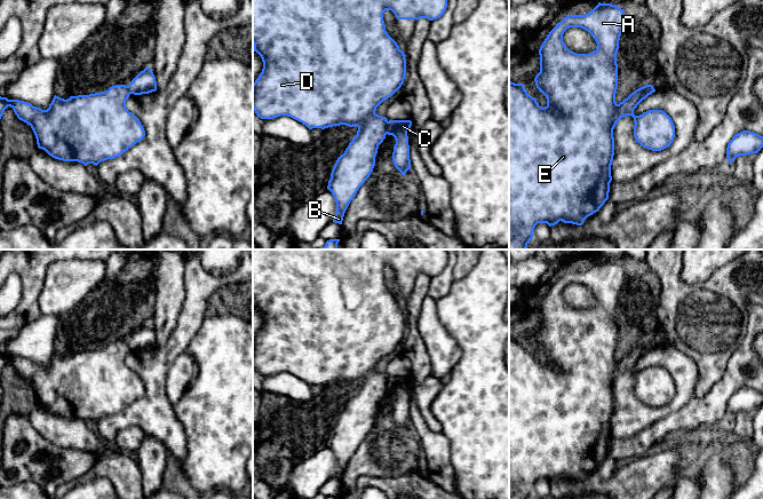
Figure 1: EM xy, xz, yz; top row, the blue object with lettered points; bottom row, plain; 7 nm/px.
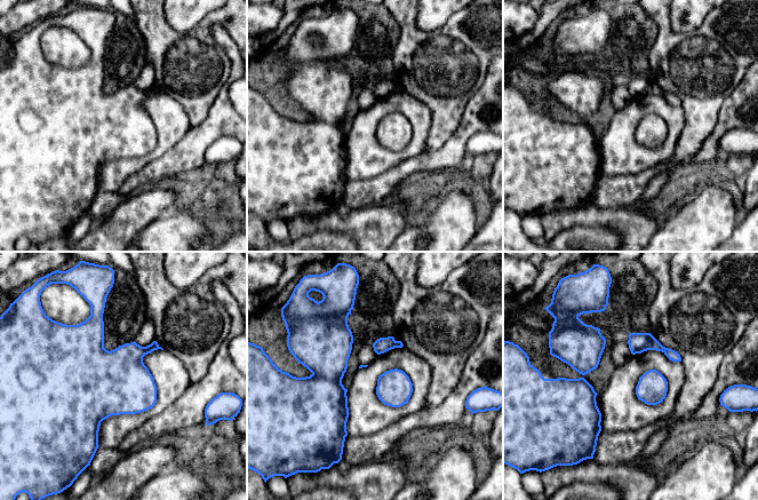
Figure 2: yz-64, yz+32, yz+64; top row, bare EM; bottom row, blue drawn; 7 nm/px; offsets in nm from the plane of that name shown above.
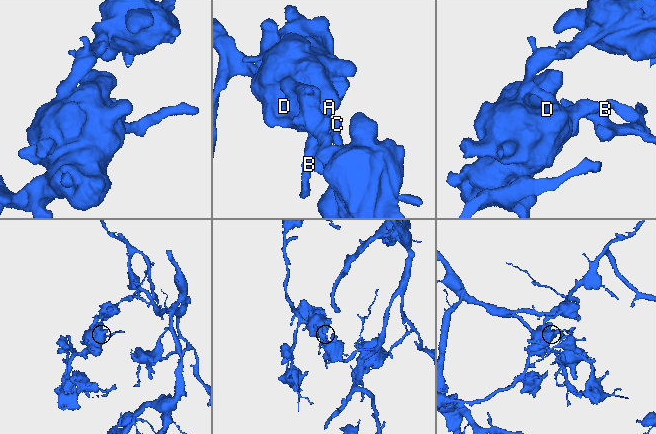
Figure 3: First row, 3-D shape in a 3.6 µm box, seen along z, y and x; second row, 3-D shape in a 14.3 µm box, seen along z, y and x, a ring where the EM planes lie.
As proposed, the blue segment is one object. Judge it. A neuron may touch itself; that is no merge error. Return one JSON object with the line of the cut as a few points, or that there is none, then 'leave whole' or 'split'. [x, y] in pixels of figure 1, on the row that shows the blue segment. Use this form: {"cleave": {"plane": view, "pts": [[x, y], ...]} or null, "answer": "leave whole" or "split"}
{"cleave": {"plane": "xz", "pts": [[388, 121], [386, 133]]}, "answer": "split"}

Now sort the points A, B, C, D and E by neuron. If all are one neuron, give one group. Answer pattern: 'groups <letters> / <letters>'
groups A B D E / C

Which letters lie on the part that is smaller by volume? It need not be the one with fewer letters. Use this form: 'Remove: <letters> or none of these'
Remove: C

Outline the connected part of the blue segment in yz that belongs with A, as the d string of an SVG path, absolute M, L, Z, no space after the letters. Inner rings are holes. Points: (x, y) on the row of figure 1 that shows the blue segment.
M601 2L586 15L569 15L556 24L539 49L540 72L534 78L537 88L547 98L545 108L539 105L535 97L527 94L523 84L509 82L509 250L526 250L538 223L551 227L562 221L582 225L588 216L599 211L609 199L614 156L613 129L621 118L634 118L634 137L643 148L661 151L673 143L675 126L665 111L649 110L639 116L634 114L637 105L655 92L653 87L641 87L619 104L615 102L617 53L625 24L626 15L620 7ZM570 27L588 31L597 48L589 54L570 50L563 41L563 34Z

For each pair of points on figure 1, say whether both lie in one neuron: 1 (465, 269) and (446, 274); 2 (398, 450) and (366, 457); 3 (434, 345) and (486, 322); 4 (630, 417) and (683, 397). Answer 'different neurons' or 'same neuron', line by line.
1: different neurons
2: same neuron
3: different neurons
4: same neuron

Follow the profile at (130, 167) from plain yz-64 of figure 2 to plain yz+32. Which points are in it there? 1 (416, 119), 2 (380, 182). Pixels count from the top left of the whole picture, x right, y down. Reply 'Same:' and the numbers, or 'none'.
Same: 1

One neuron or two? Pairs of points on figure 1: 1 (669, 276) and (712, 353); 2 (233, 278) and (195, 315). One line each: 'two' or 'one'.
1: one
2: one

